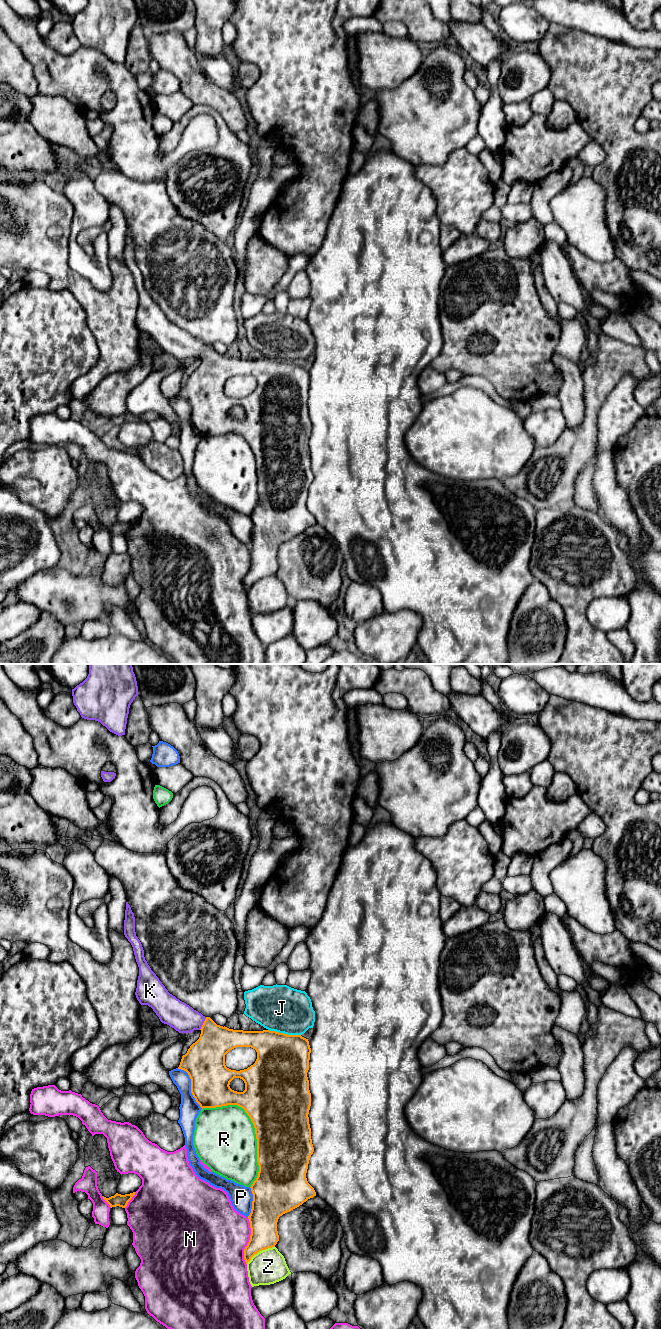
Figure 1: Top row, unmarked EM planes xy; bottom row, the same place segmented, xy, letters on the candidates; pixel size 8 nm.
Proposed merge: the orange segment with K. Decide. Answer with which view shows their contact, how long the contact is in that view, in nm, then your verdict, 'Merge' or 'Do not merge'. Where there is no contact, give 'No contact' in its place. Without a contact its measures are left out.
Touches orange in xy. Shared border 120 nm. Merge

